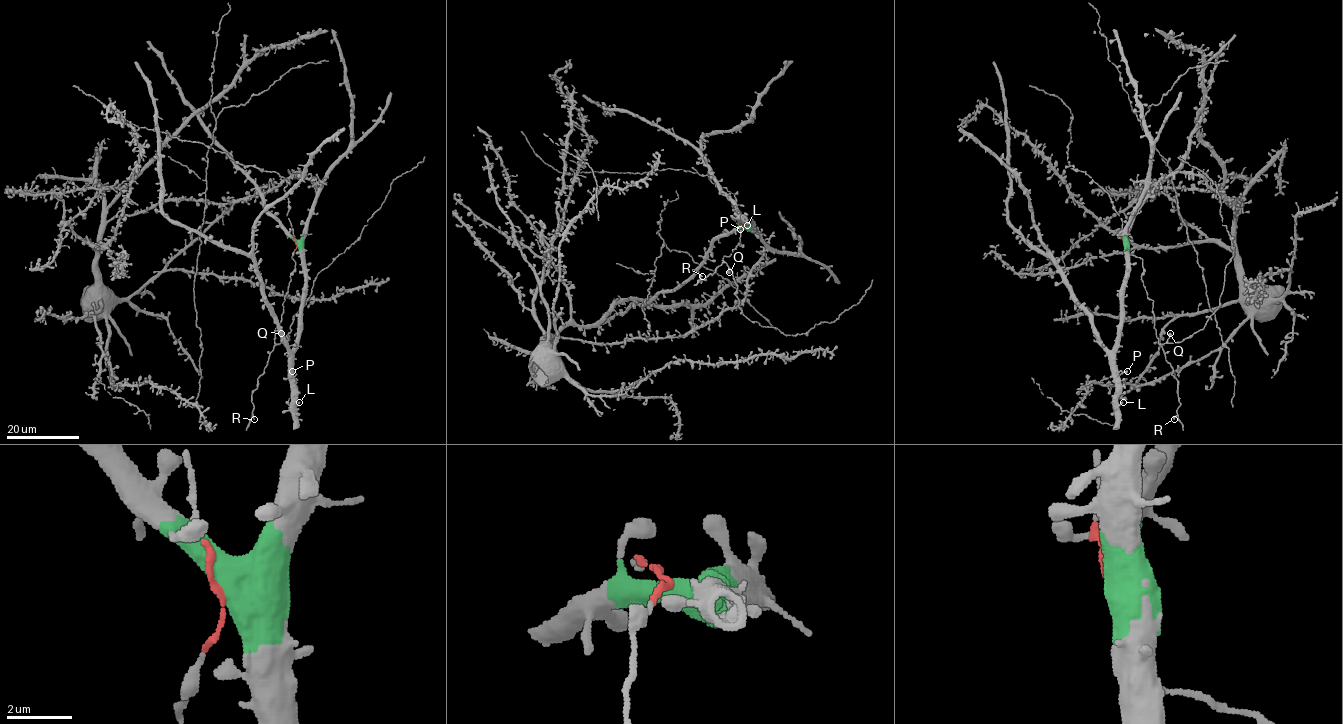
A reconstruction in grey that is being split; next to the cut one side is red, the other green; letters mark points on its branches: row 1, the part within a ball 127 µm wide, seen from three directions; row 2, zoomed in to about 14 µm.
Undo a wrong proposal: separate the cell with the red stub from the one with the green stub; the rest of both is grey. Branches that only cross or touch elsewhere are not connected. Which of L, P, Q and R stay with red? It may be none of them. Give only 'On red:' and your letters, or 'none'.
On red: Q, R

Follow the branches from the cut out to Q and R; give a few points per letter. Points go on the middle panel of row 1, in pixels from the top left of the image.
Q: (744, 227), (740, 242), (743, 245), (738, 243), (732, 255), (725, 256), (722, 260), (730, 272)
R: (744, 227), (740, 242), (743, 245), (738, 243), (732, 255), (725, 256), (712, 275), (701, 282), (702, 275)

